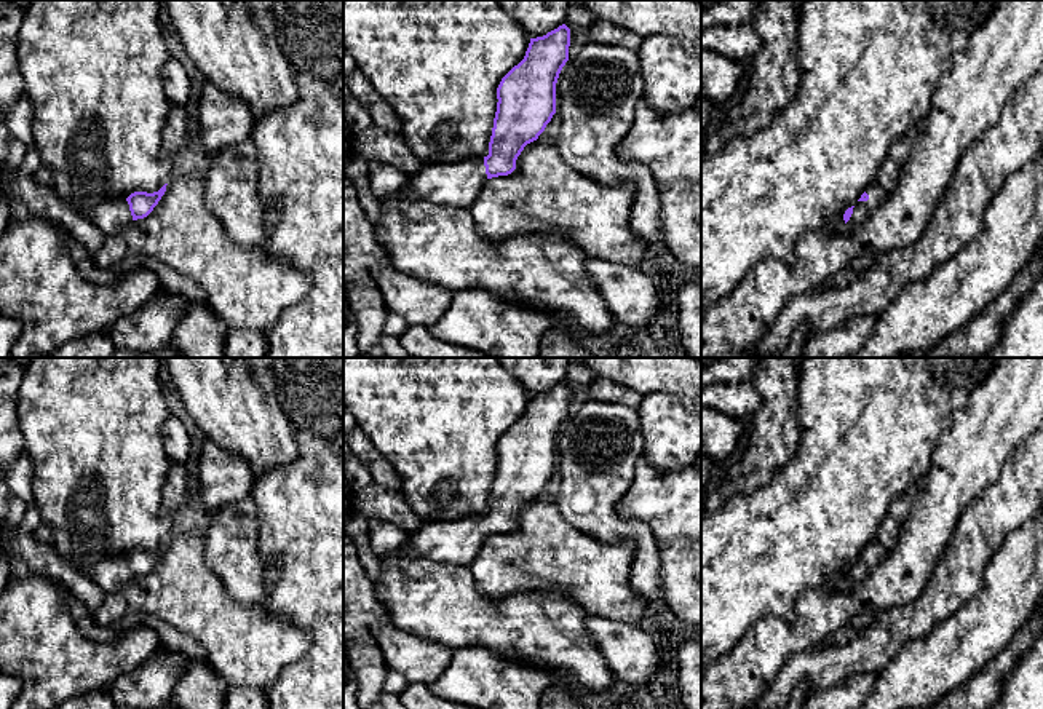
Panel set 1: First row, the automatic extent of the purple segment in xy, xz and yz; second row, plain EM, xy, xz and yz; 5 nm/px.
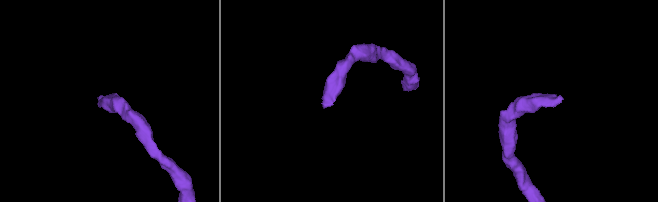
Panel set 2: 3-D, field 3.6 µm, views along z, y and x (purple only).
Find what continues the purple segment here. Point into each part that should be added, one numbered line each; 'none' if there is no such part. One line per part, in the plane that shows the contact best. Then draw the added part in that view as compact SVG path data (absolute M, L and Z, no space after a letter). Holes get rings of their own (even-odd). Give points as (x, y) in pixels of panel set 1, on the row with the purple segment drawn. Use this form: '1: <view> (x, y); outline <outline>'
1: xz (457, 184); outline M466 156L455 163L423 164L409 177L407 192L423 201L470 209L486 180L484 156Z

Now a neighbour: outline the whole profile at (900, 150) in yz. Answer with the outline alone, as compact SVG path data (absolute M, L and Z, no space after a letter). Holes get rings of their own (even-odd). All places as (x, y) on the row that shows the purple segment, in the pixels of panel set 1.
M909 131L904 136L894 139L890 145L888 156L899 164L906 163L917 142L918 133Z

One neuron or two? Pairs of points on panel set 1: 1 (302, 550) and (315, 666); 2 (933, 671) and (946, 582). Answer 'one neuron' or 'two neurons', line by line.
1: one neuron
2: two neurons

